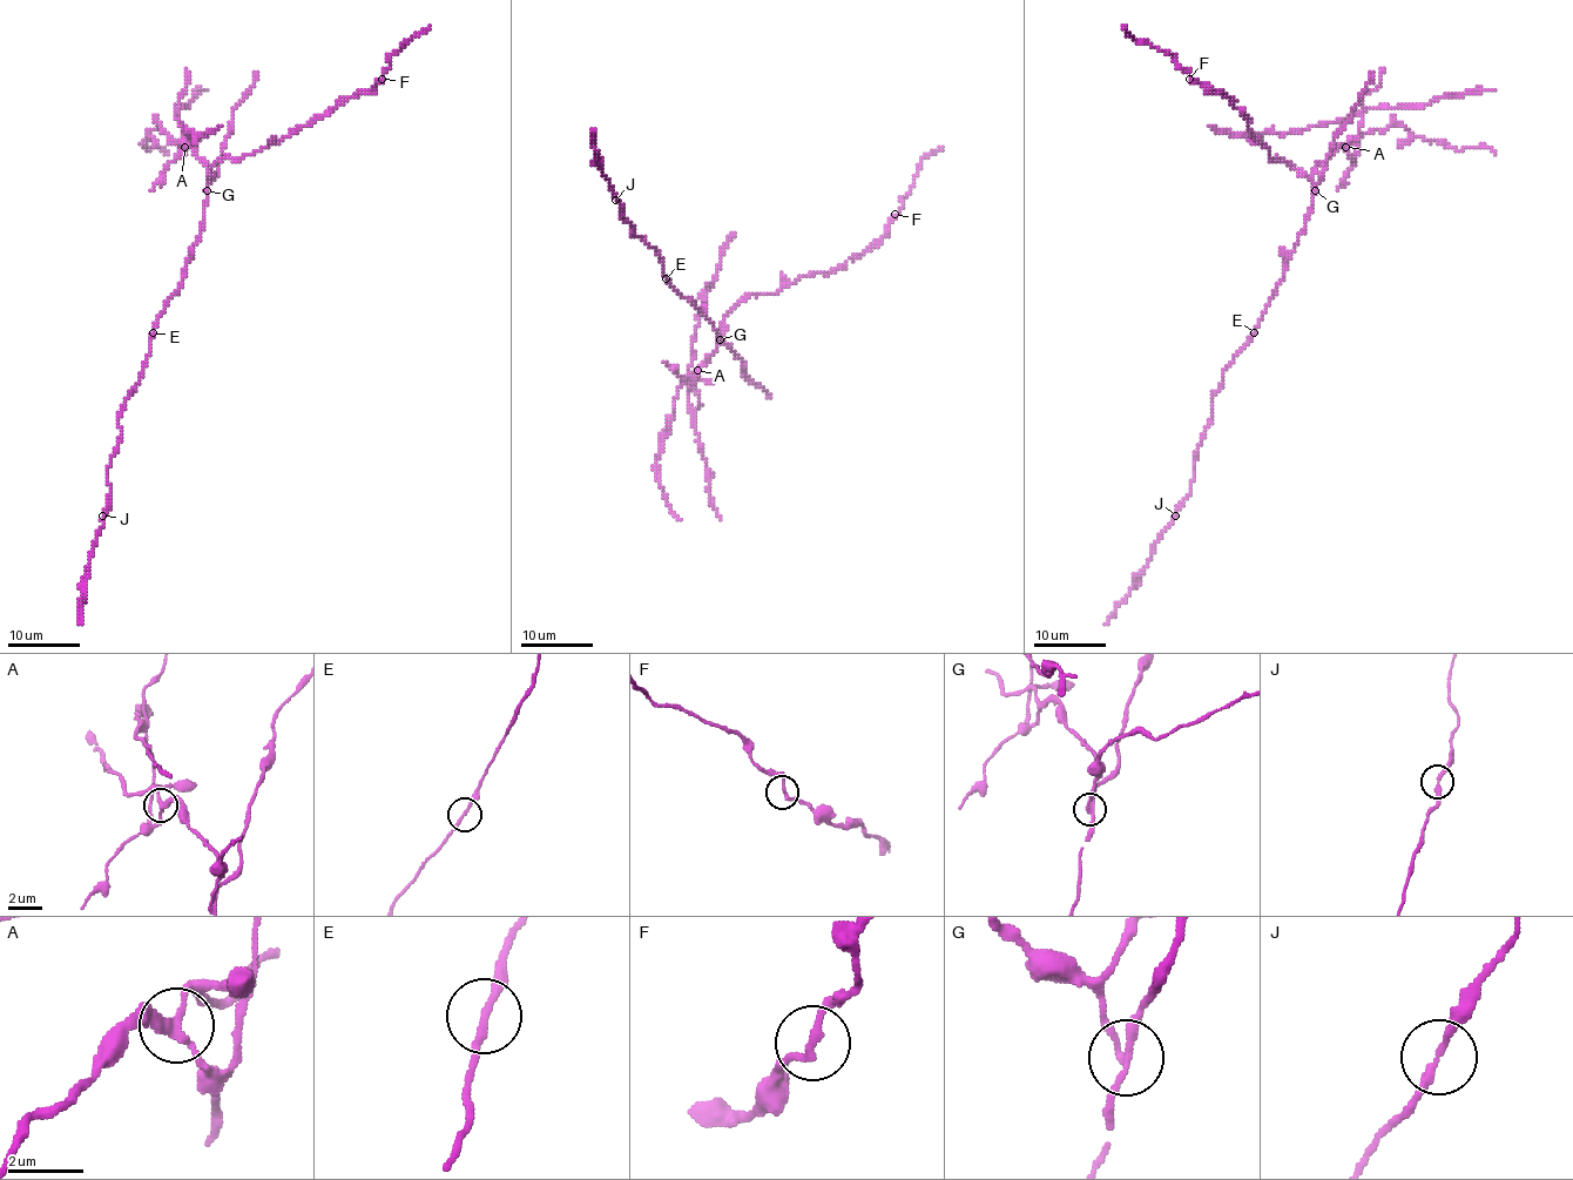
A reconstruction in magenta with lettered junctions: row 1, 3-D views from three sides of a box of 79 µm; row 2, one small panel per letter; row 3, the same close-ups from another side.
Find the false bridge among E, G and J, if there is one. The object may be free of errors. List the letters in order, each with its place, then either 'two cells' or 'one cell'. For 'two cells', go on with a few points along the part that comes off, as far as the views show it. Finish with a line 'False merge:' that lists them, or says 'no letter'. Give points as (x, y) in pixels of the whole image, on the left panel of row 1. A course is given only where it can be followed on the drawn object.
E: at (153, 332); one cell
G: at (207, 190); two cells; foreign part runs (207, 191), (210, 169), (221, 159), (242, 159), (368, 93), (391, 66), (395, 53), (431, 25)
J: at (102, 516); one cell
False merge: G

